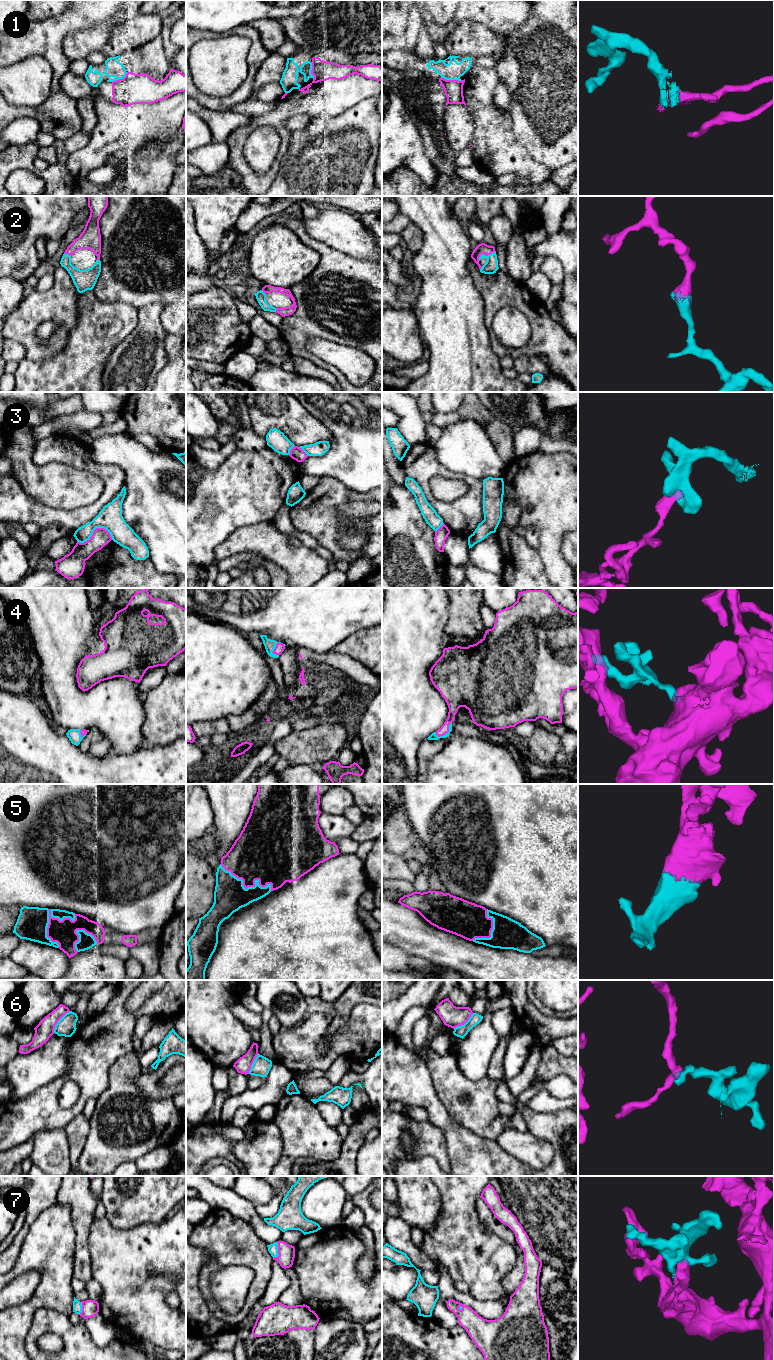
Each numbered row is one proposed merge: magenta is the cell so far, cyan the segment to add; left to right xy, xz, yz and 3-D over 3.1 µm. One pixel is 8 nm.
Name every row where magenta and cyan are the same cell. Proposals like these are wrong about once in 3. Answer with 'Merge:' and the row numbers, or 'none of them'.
Merge: 2, 4, 5, 7

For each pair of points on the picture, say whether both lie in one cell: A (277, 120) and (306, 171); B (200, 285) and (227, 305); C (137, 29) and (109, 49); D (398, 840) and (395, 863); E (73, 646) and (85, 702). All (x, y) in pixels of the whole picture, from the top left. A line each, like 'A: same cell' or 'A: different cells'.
A: different cells
B: different cells
C: same cell
D: different cells
E: same cell

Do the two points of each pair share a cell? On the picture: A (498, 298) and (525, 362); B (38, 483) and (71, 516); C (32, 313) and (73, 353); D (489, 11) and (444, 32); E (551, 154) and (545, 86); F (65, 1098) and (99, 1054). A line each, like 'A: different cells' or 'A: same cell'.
A: different cells
B: different cells
C: different cells
D: same cell
E: same cell
F: different cells

